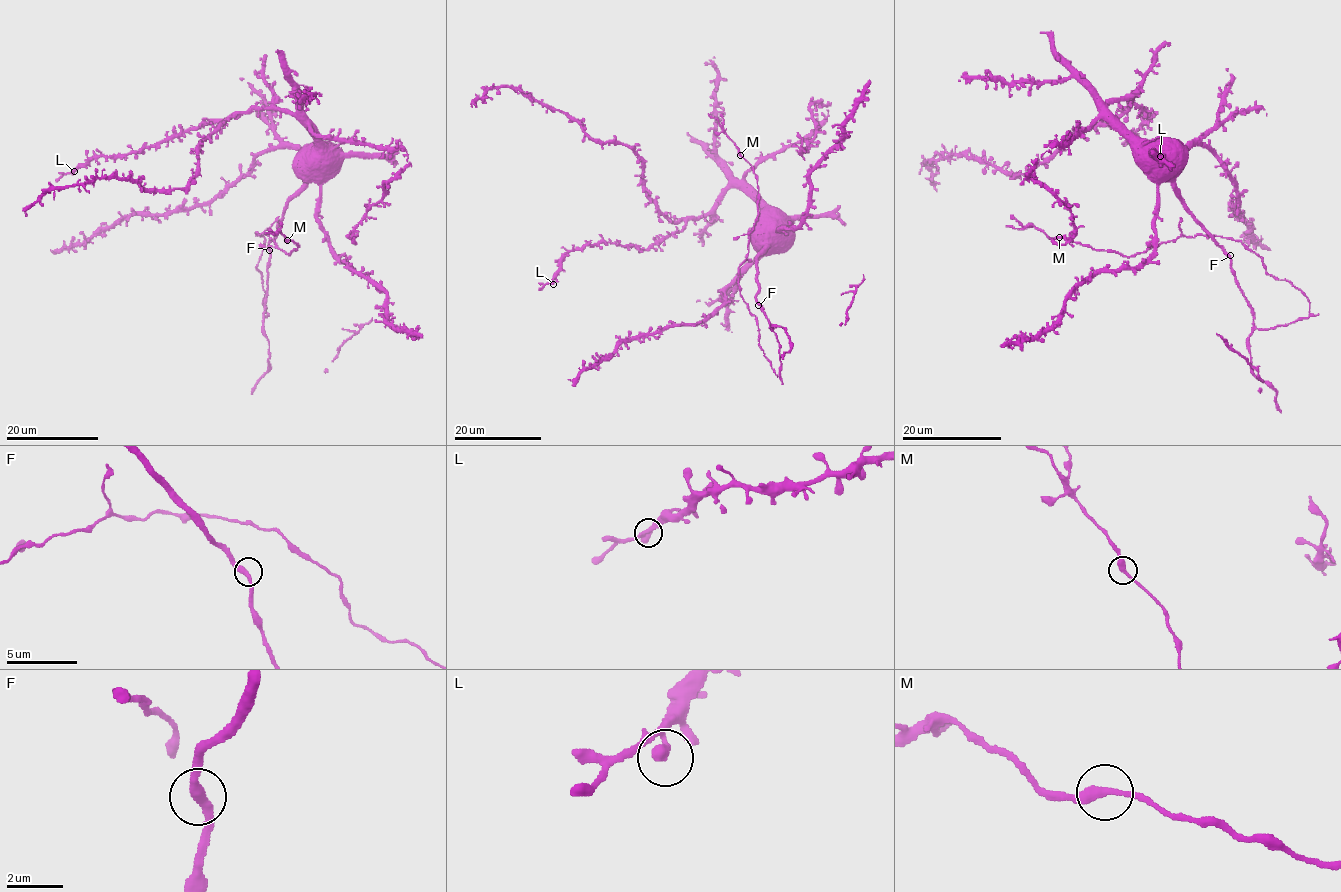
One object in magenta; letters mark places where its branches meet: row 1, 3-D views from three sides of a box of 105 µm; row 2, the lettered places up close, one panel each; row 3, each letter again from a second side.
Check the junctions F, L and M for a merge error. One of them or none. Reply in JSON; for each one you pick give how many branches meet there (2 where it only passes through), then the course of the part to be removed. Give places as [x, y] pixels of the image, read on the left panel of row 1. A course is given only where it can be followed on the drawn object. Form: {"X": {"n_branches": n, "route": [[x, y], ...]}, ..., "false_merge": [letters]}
{"false_merge": []}

